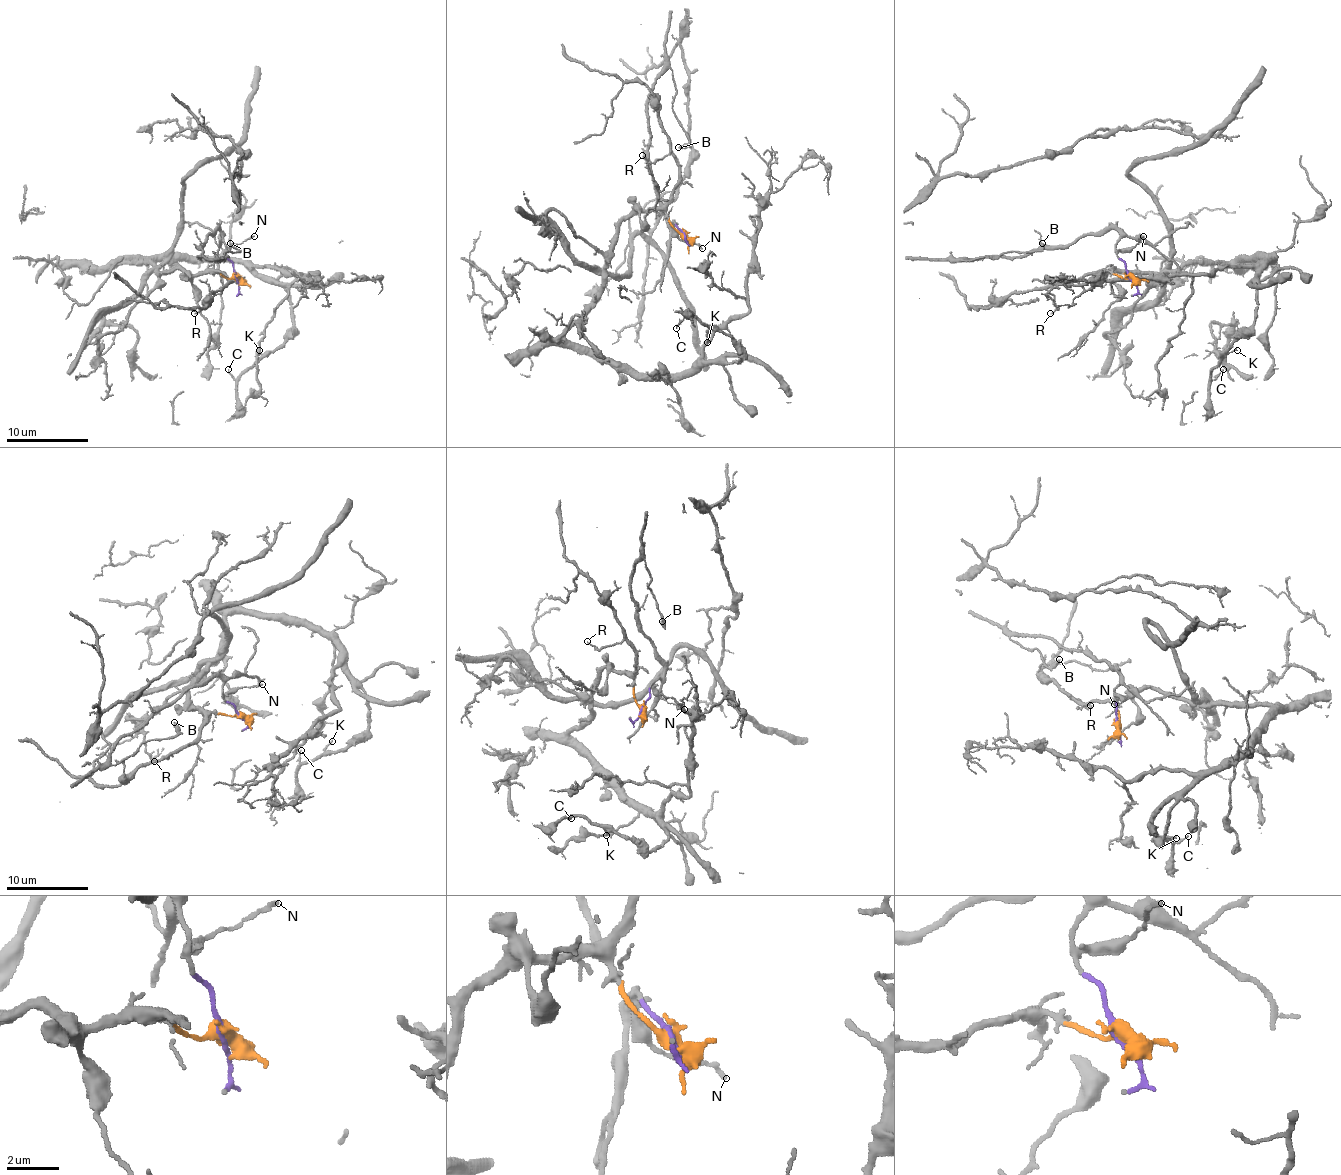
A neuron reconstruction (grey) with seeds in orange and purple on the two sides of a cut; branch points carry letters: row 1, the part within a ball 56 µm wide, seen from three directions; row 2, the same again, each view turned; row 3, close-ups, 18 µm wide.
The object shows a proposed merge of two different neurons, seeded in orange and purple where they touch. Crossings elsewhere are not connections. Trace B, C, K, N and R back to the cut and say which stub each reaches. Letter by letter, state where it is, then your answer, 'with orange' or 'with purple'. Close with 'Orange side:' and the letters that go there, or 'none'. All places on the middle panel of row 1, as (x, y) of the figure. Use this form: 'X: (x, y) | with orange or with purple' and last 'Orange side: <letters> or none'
B: (678, 147) | with purple
C: (676, 328) | with orange
K: (707, 342) | with orange
N: (702, 248) | with purple
R: (642, 155) | with orange
Orange side: C, K, R

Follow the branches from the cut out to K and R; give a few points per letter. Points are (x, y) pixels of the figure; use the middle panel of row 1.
K: (684, 234), (661, 210), (625, 218), (604, 287), (566, 338), (629, 371), (739, 361), (727, 334), (706, 343)
R: (684, 234), (676, 230), (665, 212), (665, 202), (678, 181), (678, 161), (670, 153), (653, 161), (643, 155)

